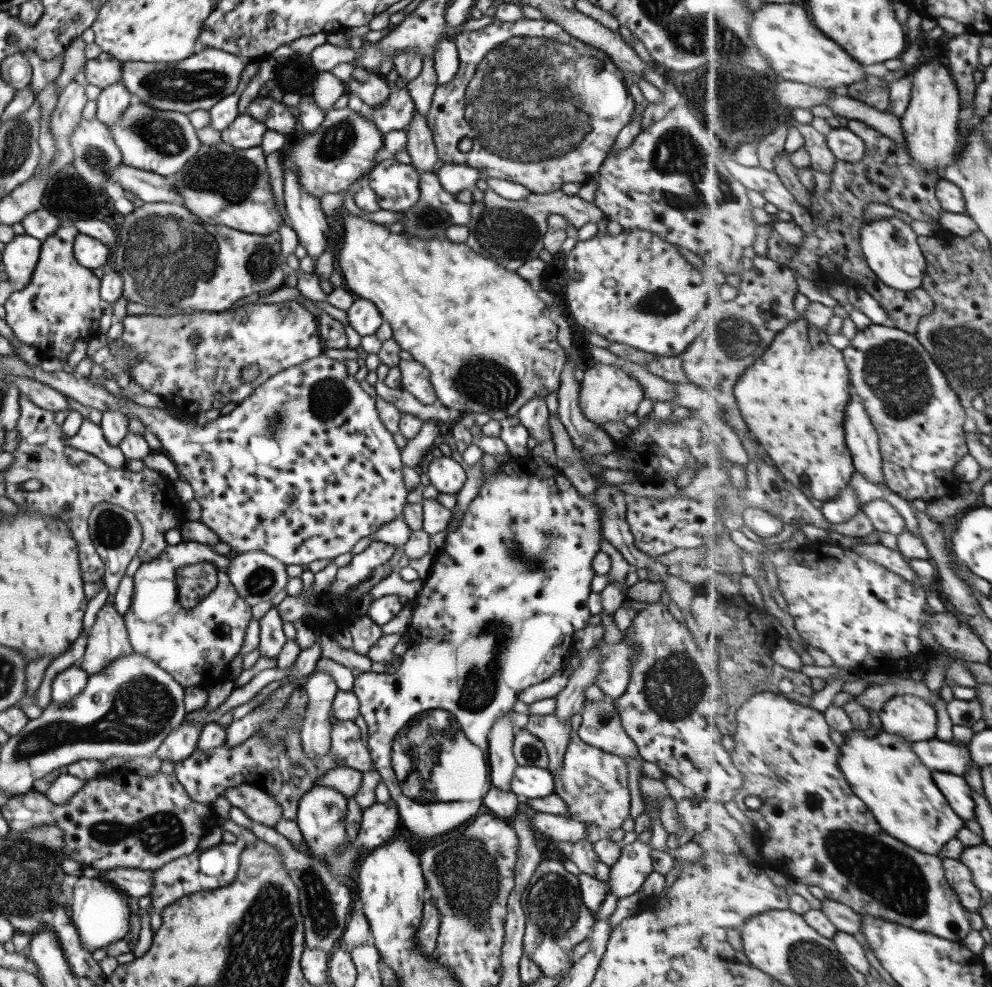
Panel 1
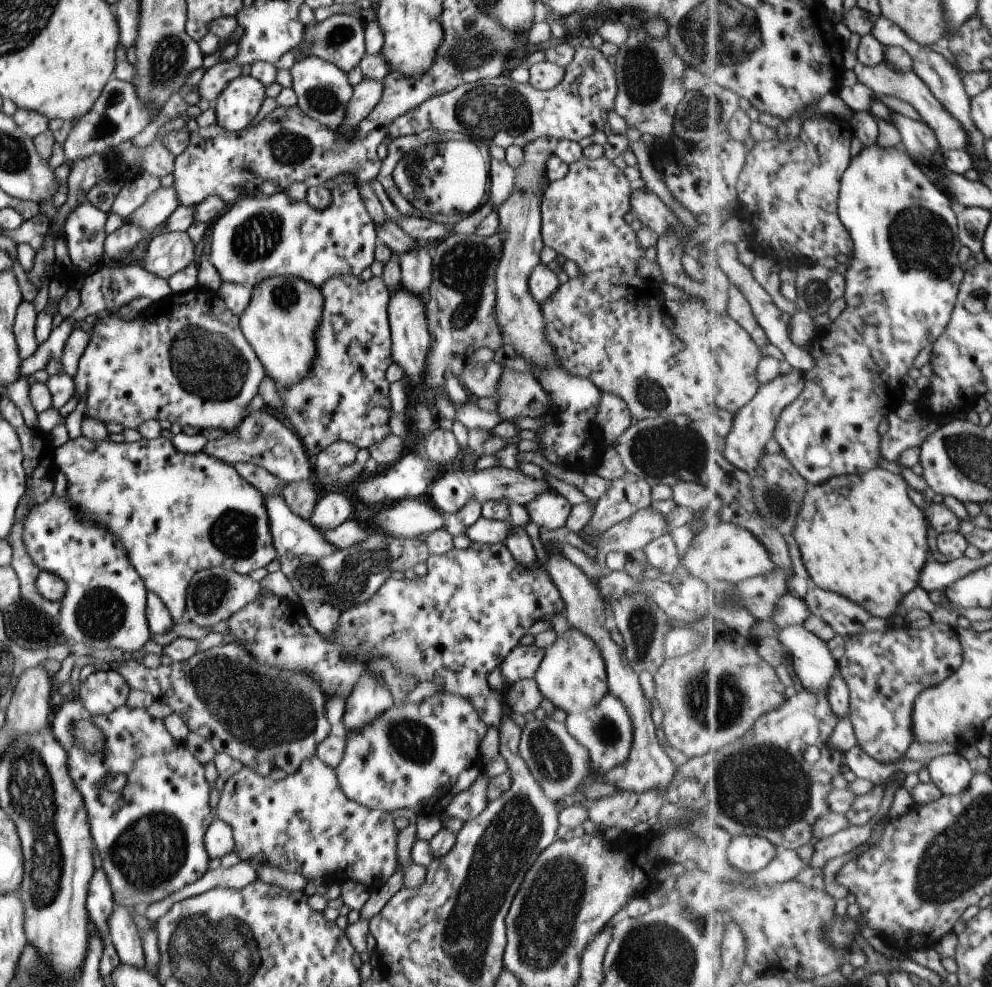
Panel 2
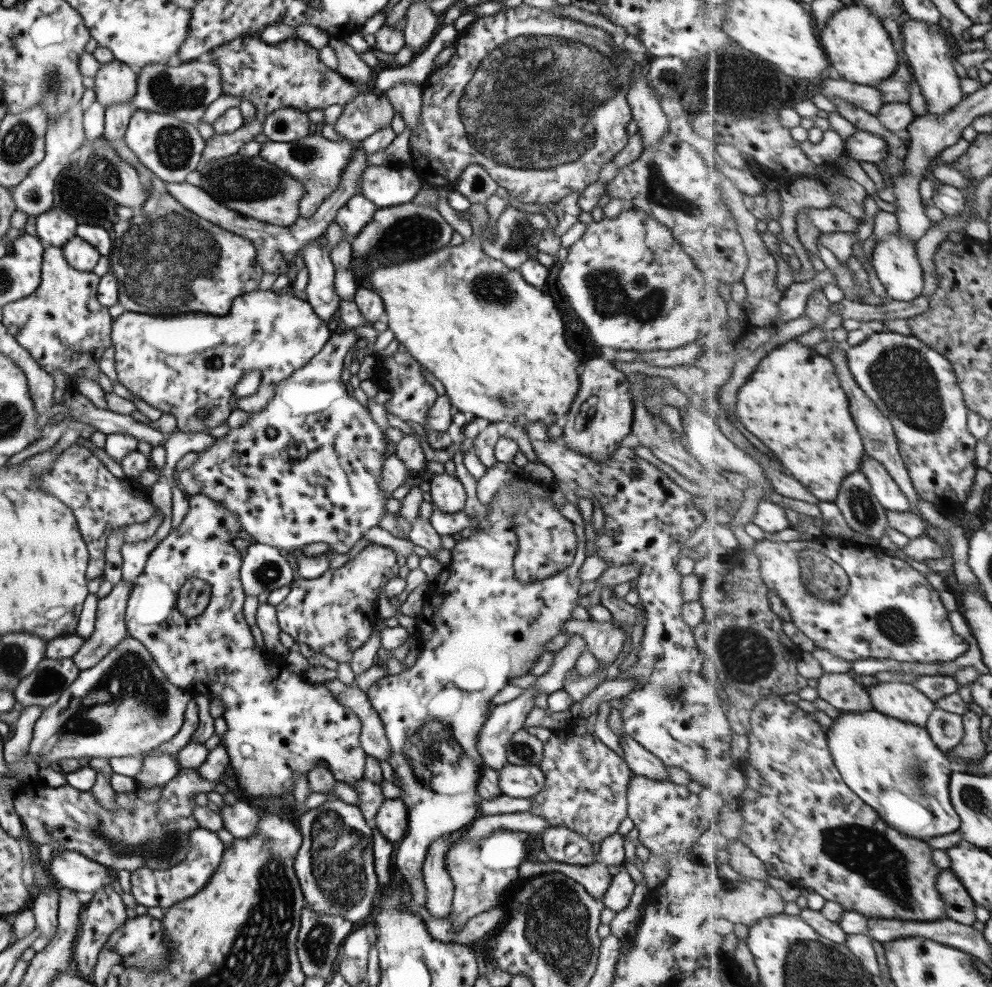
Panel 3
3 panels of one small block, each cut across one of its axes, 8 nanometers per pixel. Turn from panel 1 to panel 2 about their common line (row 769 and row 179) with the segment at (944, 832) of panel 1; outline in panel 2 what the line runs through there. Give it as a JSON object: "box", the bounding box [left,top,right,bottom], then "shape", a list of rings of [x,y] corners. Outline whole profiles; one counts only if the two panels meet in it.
{"box":[774,145,965,486],"shape":[[[900,145],[890,148],[874,146],[865,148],[857,157],[852,158],[850,169],[842,177],[840,196],[838,199],[838,214],[842,224],[847,228],[854,243],[852,255],[847,262],[845,301],[847,309],[840,318],[833,321],[826,330],[815,334],[809,341],[810,354],[813,356],[815,367],[804,373],[806,381],[803,393],[787,408],[782,415],[774,433],[774,438],[779,442],[784,456],[793,464],[793,467],[803,476],[811,486],[819,485],[835,476],[855,475],[867,473],[869,470],[879,467],[879,458],[883,459],[879,426],[883,426],[883,418],[888,418],[901,404],[905,403],[905,376],[909,374],[923,348],[933,345],[944,333],[950,324],[954,309],[958,305],[960,287],[965,278],[959,250],[962,241],[958,230],[958,216],[954,212],[951,200],[921,171],[918,162],[911,157]]]}

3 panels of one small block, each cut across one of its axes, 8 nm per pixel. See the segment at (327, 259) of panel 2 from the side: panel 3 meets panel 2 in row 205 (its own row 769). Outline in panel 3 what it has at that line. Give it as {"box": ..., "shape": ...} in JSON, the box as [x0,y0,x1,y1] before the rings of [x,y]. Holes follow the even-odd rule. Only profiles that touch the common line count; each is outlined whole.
{"box":[124,493,366,798],"shape":[[[201,493],[189,496],[187,514],[181,524],[170,530],[153,548],[141,574],[132,582],[124,612],[127,632],[147,649],[155,665],[175,687],[183,689],[193,698],[220,699],[223,704],[221,717],[227,727],[220,743],[229,758],[228,764],[234,770],[232,773],[237,787],[245,793],[243,798],[290,798],[292,779],[301,774],[306,776],[317,761],[324,762],[335,781],[353,786],[362,779],[366,756],[358,742],[361,722],[351,710],[336,702],[322,684],[308,683],[304,674],[291,674],[286,667],[278,672],[270,666],[269,656],[263,648],[255,647],[251,631],[241,614],[244,592],[239,569],[242,557],[229,543],[239,531],[239,518],[227,508]],[[193,577],[211,585],[208,605],[199,618],[183,617],[176,609],[177,590],[187,578]]]}

